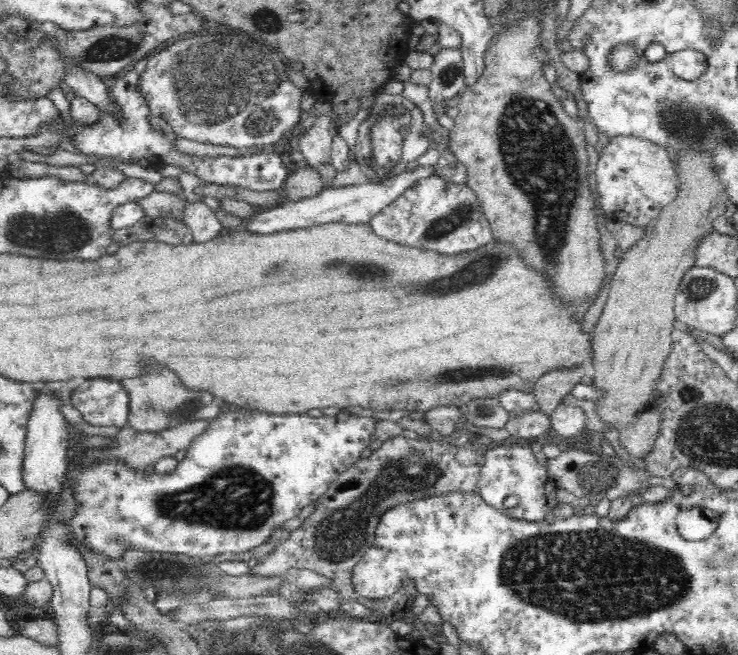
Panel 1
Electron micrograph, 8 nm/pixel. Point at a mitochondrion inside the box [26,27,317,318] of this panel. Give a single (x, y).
(105, 48)

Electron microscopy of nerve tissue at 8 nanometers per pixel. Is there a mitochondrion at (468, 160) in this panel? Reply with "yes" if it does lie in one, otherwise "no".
no

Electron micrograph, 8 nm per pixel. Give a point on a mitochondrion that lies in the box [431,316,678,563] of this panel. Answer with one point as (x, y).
(595, 479)

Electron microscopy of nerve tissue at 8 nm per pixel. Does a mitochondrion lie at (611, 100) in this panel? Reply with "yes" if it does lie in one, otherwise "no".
no

